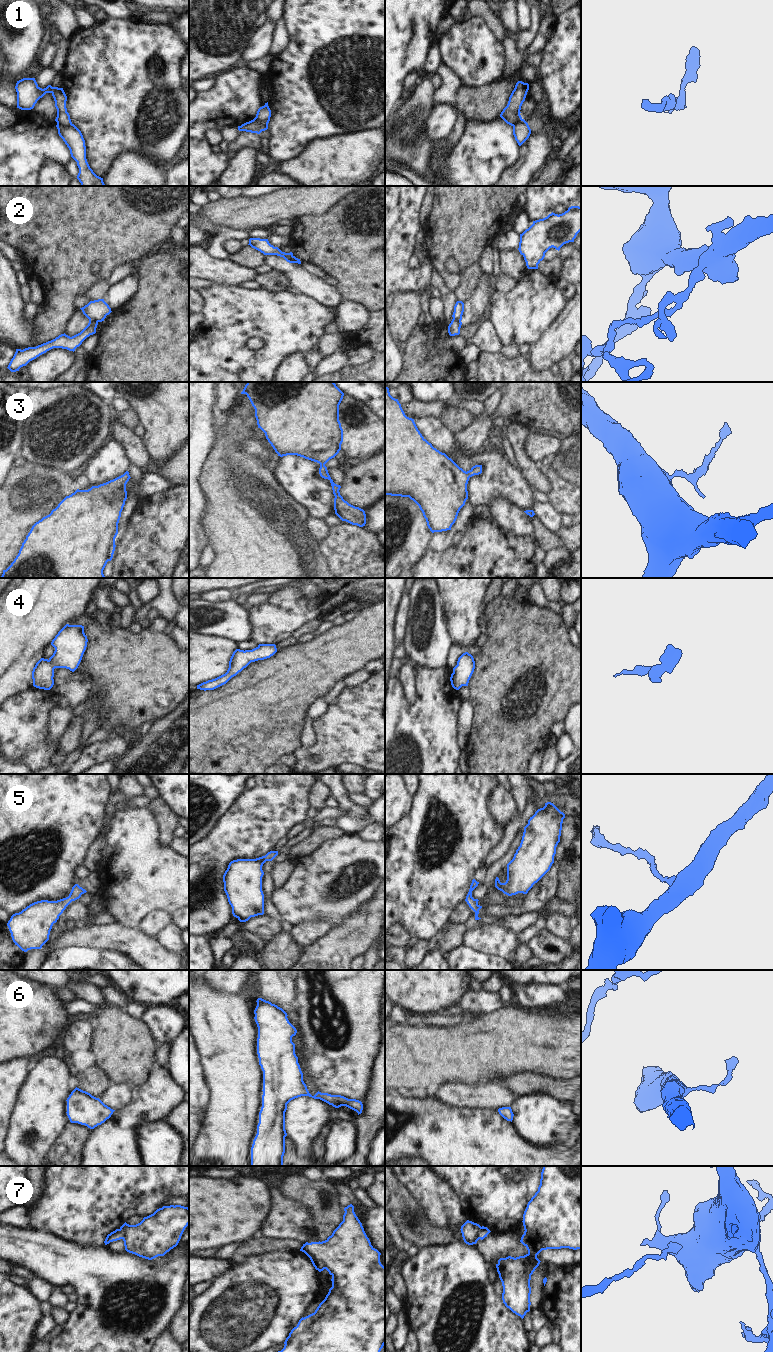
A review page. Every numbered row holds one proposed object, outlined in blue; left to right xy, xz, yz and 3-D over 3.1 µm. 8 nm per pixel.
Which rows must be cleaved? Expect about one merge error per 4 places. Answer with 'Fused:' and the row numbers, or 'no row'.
Fused: 1, 2, 7.

